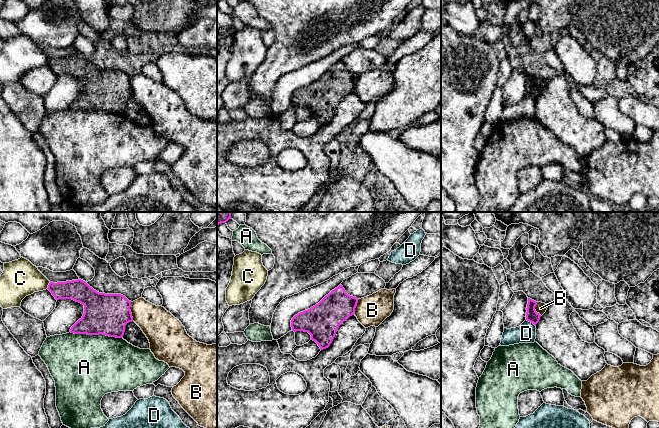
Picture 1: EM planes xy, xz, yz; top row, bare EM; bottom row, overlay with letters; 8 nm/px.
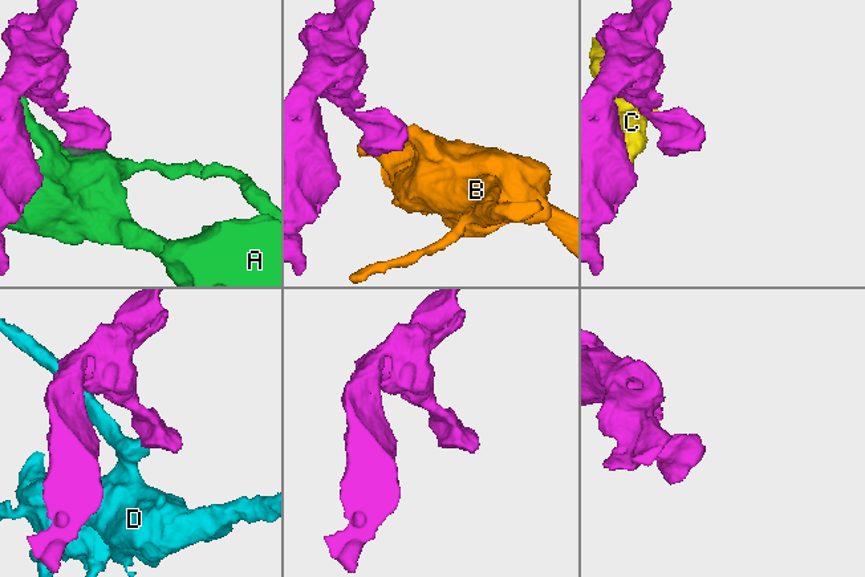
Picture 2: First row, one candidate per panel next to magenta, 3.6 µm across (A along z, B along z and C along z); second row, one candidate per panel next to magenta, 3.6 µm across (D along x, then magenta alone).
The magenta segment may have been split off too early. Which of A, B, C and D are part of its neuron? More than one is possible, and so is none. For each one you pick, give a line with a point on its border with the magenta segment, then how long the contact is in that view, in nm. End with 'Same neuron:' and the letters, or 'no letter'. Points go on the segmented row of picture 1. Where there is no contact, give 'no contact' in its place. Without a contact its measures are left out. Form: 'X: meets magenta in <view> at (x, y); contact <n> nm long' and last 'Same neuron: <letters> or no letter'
Same neuron: no letter

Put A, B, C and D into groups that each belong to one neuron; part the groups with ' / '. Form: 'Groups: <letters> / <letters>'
Groups: A / B / C / D

